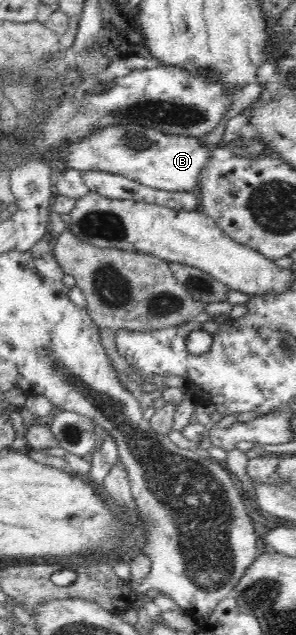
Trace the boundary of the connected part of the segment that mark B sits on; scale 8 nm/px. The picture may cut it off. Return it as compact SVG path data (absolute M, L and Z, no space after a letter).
M114 124L96 128L90 136L78 140L70 147L66 167L80 172L98 170L118 174L158 190L197 191L201 173L212 160L215 147L206 147L200 138L188 135L166 134L155 128L134 124Z

